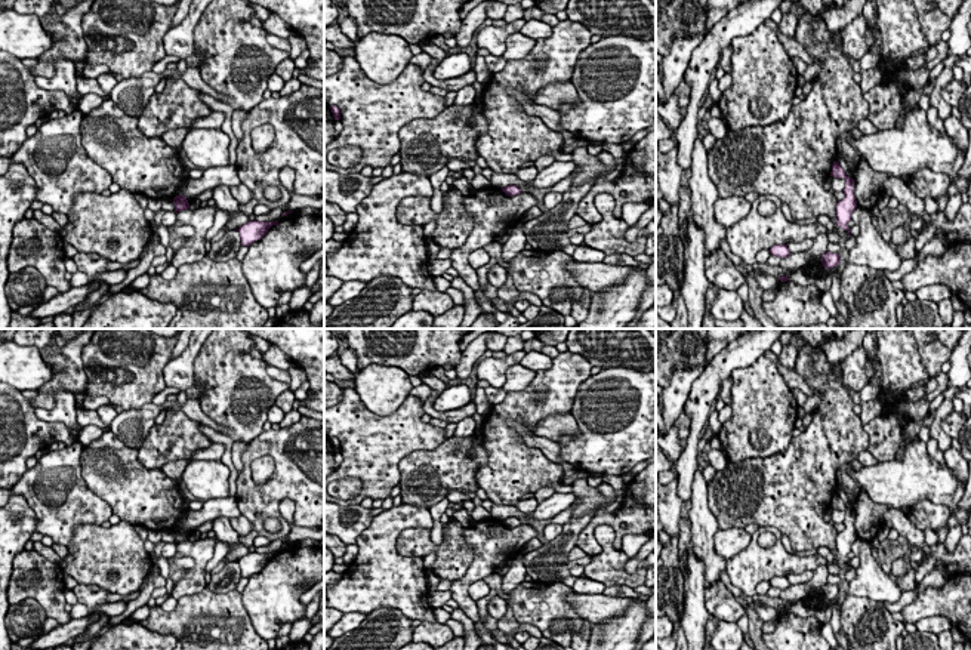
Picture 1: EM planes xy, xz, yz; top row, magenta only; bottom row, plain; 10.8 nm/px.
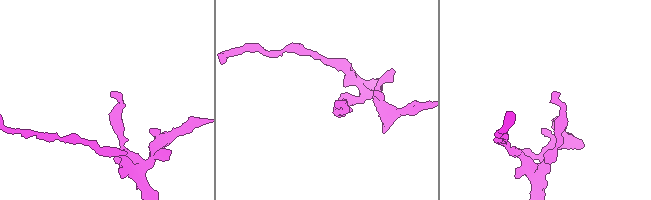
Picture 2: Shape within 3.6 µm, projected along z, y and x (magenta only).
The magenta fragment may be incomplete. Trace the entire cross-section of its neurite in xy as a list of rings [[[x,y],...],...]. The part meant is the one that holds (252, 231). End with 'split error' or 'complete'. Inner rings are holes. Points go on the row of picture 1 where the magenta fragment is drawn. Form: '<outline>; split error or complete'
[[[249,221],[241,225],[237,231],[240,234],[241,246],[250,246],[252,243],[261,240],[272,225],[278,225],[275,222],[263,222],[263,221]]]; complete

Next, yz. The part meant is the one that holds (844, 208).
[[[833,161],[830,176],[845,179],[845,197],[836,203],[836,227],[842,227],[850,237],[850,228],[847,224],[851,221],[851,213],[857,207],[857,201],[854,197],[854,179],[845,175],[838,161]]]; complete

